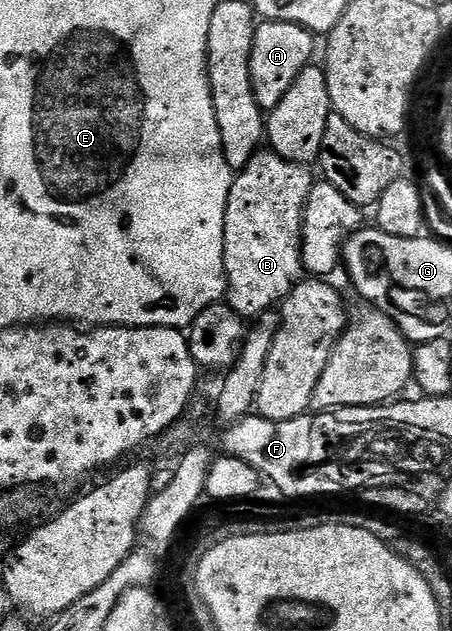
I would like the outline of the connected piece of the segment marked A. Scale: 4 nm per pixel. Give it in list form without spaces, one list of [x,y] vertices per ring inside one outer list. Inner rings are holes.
[[[262,20],[255,25],[250,71],[252,72],[252,88],[256,96],[256,104],[261,110],[264,112],[274,110],[276,104],[280,104],[280,100],[284,100],[284,92],[288,92],[288,88],[292,88],[292,80],[296,80],[296,76],[300,76],[300,72],[304,72],[304,68],[311,65],[313,58],[310,57],[314,54],[314,42],[316,42],[315,35],[296,24]]]

